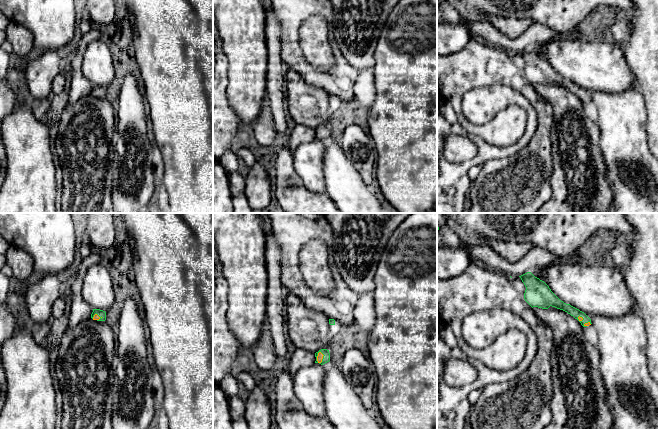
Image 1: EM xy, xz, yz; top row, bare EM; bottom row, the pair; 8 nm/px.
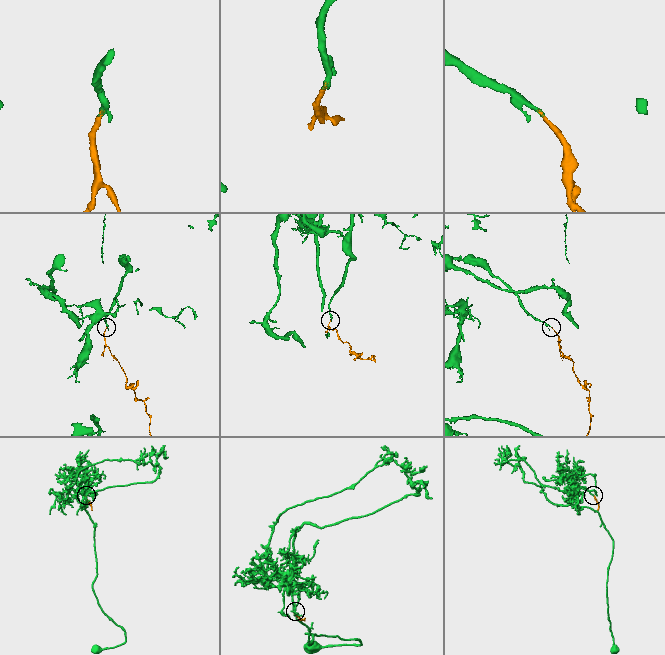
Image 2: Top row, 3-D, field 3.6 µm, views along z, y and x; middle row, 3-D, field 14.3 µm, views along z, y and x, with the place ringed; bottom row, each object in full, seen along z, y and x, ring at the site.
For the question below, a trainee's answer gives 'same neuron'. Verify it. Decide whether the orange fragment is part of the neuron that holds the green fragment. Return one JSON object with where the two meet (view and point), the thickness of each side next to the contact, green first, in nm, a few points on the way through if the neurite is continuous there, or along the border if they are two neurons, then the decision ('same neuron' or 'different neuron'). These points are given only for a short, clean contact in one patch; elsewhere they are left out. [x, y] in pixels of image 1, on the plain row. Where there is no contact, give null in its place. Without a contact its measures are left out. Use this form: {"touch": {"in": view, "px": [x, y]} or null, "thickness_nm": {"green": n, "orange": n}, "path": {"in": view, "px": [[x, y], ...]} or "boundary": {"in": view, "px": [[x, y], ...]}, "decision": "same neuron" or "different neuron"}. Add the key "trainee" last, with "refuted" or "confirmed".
{"touch": {"in": "xz", "px": [316, 133]}, "thickness_nm": {"green": 60, "orange": 50}, "path": {"in": "xz", "px": [[326, 134], [320, 128], [316, 133], [320, 132]]}, "decision": "same neuron", "trainee": "confirmed"}

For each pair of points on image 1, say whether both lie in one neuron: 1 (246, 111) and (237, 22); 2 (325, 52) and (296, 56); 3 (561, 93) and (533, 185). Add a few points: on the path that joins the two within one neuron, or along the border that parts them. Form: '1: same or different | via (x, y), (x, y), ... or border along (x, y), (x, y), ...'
1: same | via (243, 89), (243, 44)
2: different | border along (299, 32), (299, 45), (304, 58), (320, 71)
3: different | border along (546, 101), (550, 104), (553, 115), (552, 148)

